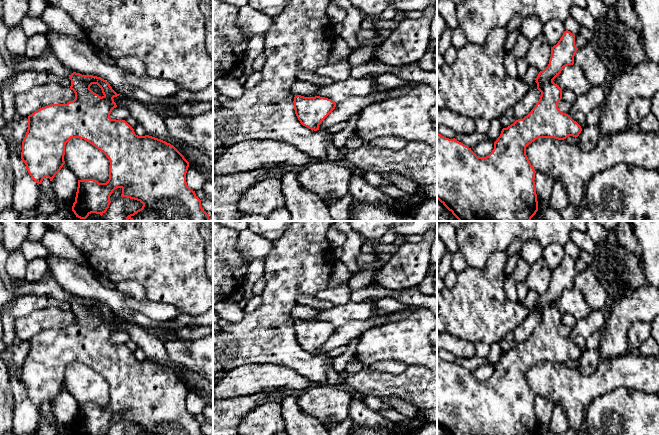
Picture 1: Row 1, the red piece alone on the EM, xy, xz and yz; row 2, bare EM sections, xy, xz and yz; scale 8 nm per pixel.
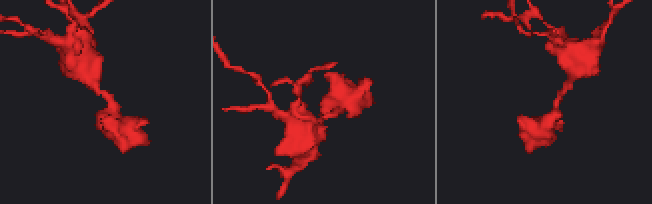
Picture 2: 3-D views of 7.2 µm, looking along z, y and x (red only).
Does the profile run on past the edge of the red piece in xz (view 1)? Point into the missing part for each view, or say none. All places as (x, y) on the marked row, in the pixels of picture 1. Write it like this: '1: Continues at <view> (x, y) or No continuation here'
1: No continuation here

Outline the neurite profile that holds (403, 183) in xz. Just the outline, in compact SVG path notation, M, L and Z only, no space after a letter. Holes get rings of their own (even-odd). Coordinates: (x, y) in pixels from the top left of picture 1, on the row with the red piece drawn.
M385 173L381 175L383 178L386 178L387 180L391 181L396 187L407 193L413 194L417 191L419 187L419 185L416 182L398 173Z

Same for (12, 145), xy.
M7 141L7 147L9 149L9 152L10 151L15 151L18 154L21 155L21 152L22 152L22 143L15 142L15 141Z

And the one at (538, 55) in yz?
M540 34L530 42L526 59L530 66L534 66L537 70L543 71L549 64L551 57L551 46L544 34Z

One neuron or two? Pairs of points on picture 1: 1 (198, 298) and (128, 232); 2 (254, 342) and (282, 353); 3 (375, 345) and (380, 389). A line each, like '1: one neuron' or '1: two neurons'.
1: one neuron
2: one neuron
3: two neurons

